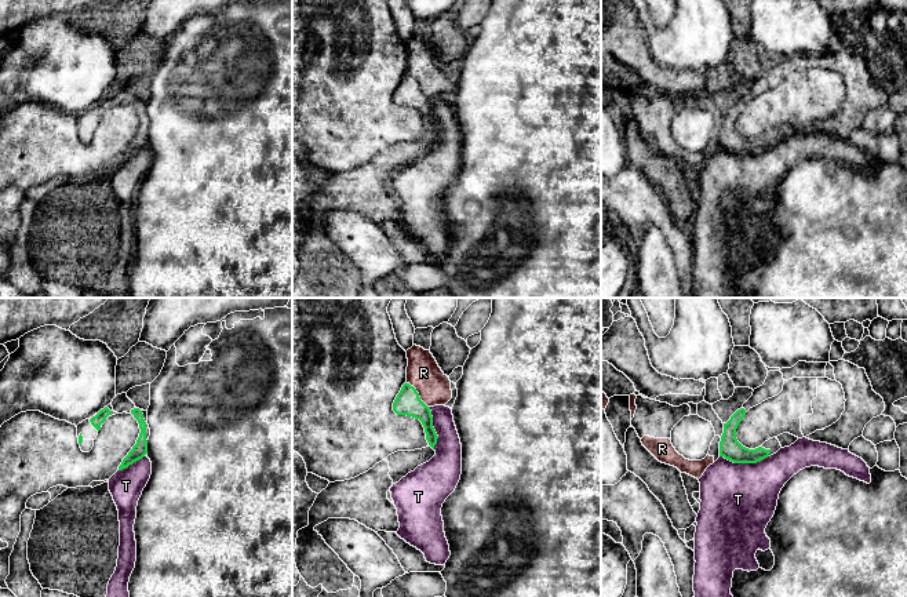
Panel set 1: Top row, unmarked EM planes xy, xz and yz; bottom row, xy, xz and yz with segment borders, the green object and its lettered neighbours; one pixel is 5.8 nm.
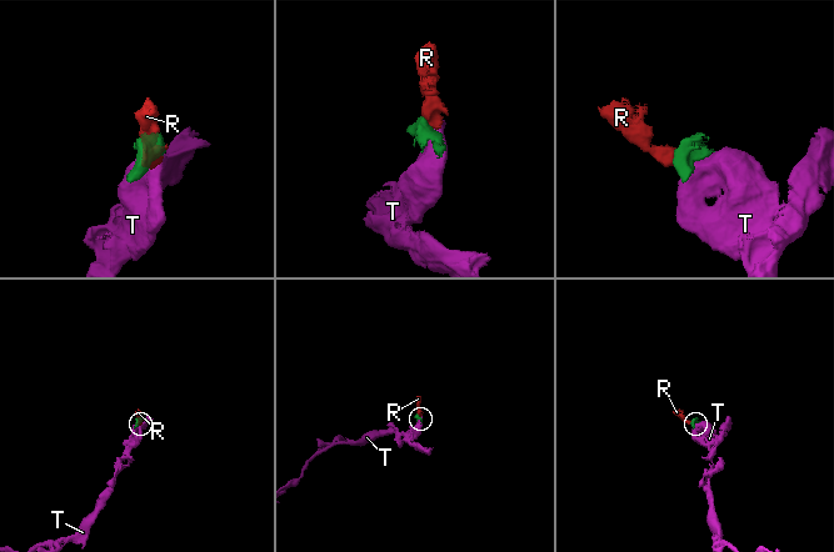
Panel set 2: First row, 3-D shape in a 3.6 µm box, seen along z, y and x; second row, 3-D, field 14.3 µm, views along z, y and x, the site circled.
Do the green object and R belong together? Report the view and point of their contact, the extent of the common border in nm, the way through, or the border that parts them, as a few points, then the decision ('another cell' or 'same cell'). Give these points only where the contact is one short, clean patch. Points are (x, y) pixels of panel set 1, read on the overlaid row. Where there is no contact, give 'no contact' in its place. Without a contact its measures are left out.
contact xz (418, 393); length 200 nm; border xz (405, 382), (415, 389), (429, 407); another cell

